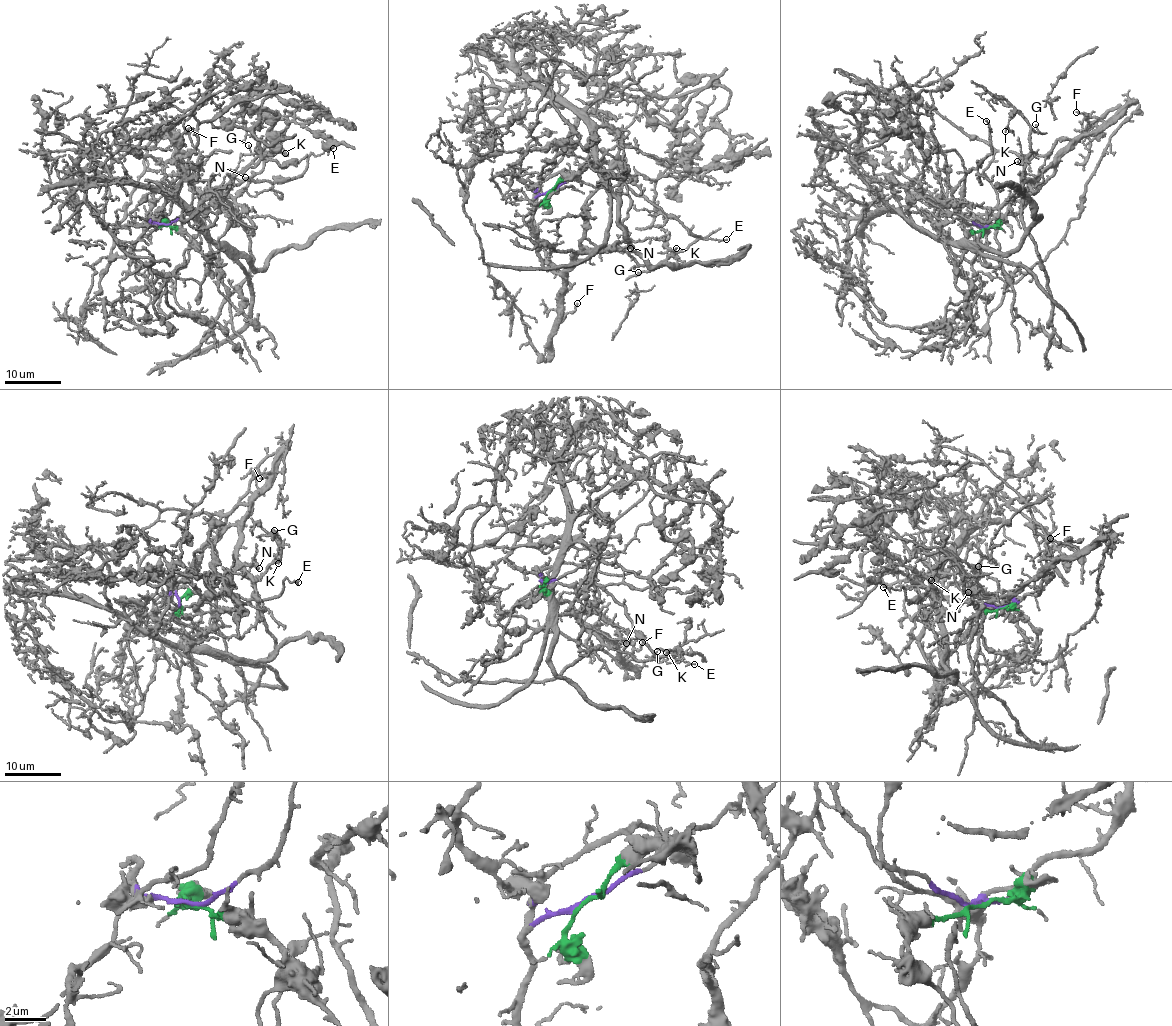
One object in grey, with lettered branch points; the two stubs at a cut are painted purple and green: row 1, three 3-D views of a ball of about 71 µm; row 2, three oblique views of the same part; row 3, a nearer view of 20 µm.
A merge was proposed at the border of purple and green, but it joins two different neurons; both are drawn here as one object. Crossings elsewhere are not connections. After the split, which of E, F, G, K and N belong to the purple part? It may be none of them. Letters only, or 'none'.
E, F, G, K, N

